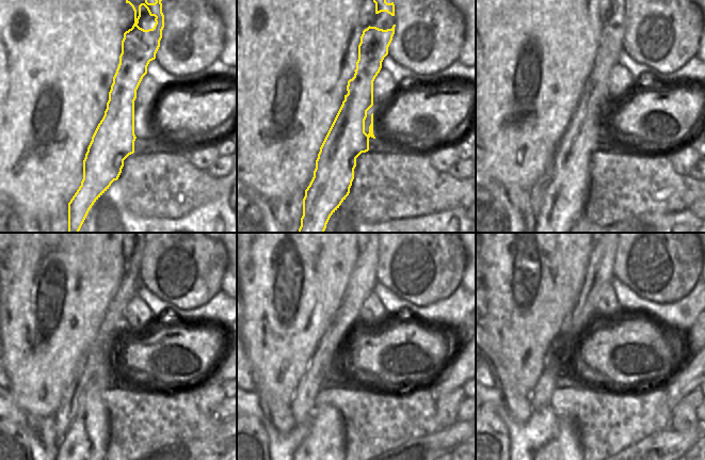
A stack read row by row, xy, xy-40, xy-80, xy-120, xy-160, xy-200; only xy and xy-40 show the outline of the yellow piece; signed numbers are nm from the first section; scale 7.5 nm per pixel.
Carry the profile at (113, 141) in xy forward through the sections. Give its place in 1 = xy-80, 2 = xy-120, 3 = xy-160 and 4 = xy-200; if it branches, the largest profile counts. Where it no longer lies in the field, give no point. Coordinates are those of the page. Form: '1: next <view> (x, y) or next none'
1: next xy-80 (564, 200)
2: next xy-120 (82, 449)
3: next xy-160 (323, 449)
4: next xy-200 (564, 449)

